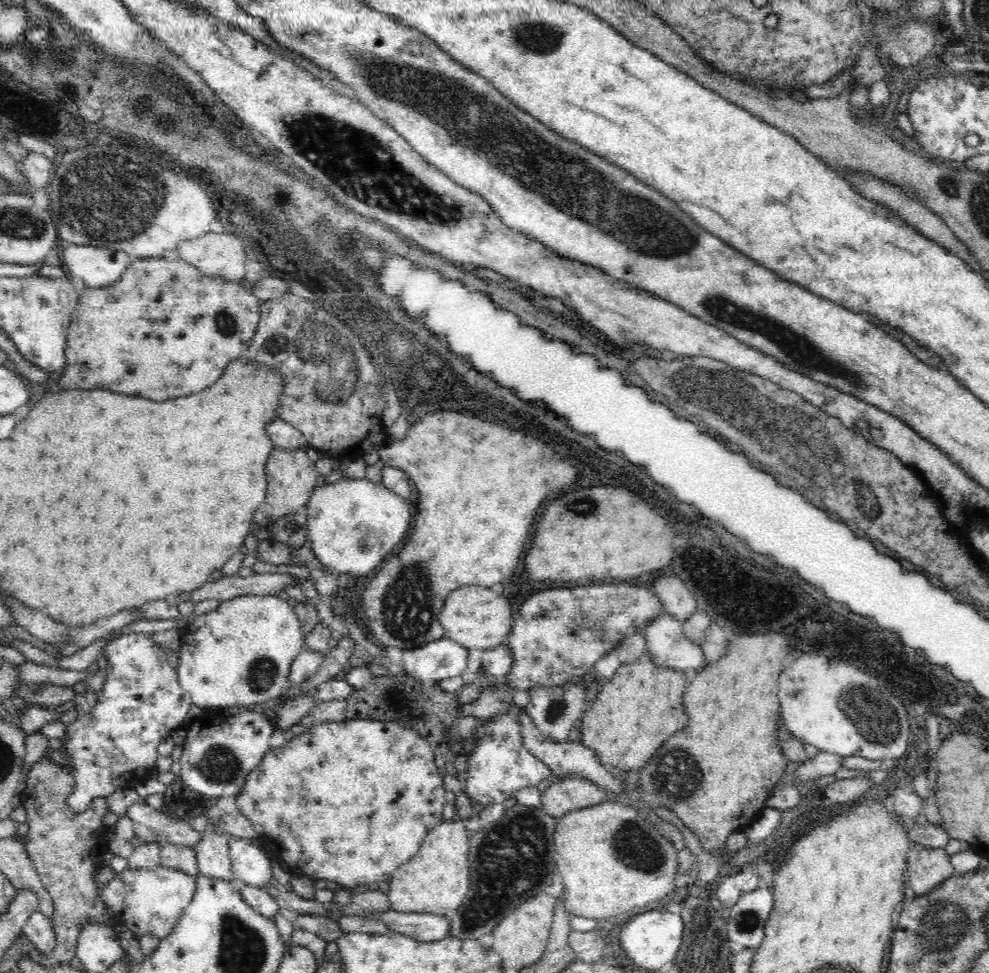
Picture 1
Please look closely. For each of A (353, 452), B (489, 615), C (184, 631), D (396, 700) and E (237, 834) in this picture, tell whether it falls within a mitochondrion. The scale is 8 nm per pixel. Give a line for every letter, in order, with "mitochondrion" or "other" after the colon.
A: other
B: other
C: other
D: mitochondrion
E: other

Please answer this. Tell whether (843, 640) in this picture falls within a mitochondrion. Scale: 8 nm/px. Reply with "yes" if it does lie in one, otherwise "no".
no

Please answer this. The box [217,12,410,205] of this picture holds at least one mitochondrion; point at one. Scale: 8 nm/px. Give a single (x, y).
(308, 32)

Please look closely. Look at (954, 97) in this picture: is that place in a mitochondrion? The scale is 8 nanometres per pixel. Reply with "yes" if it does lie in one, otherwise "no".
no

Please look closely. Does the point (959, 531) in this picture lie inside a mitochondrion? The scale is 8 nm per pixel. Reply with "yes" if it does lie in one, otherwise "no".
no

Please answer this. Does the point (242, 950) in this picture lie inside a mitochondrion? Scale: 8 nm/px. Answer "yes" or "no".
yes

